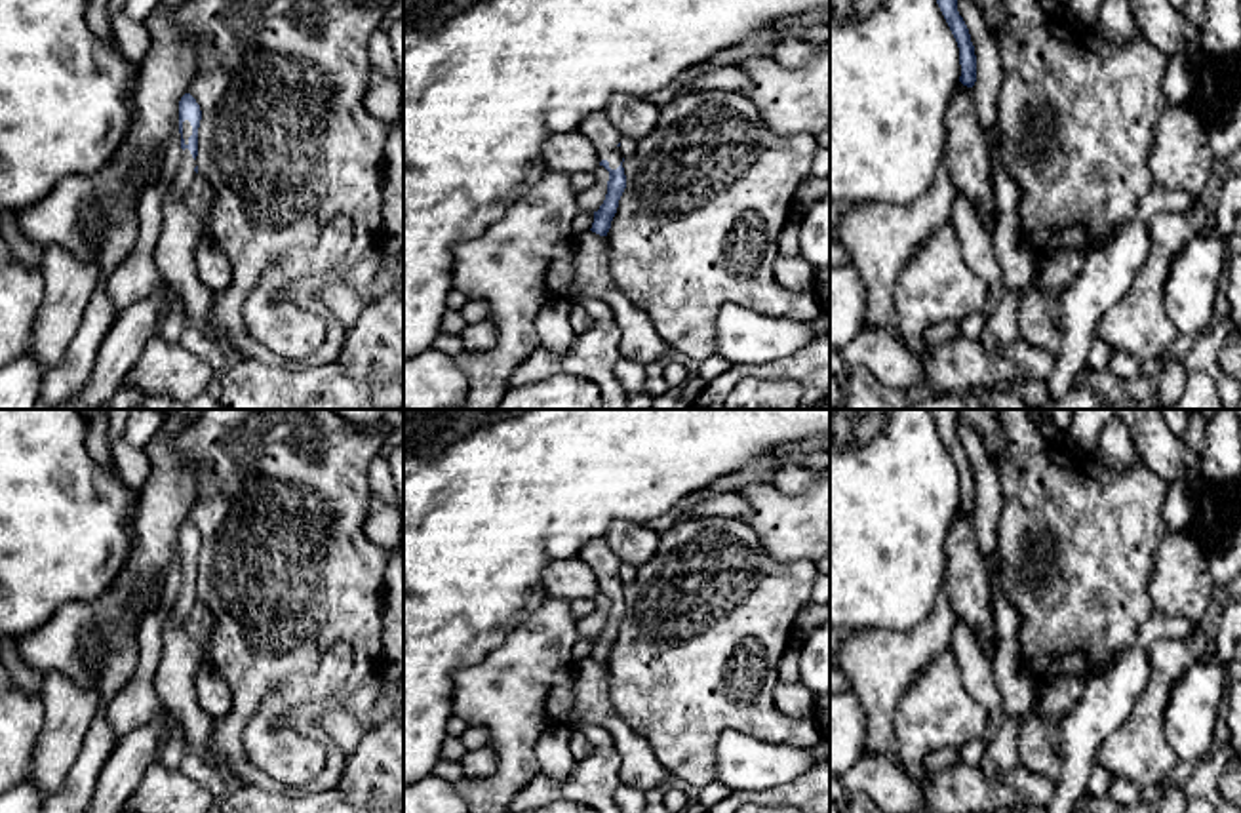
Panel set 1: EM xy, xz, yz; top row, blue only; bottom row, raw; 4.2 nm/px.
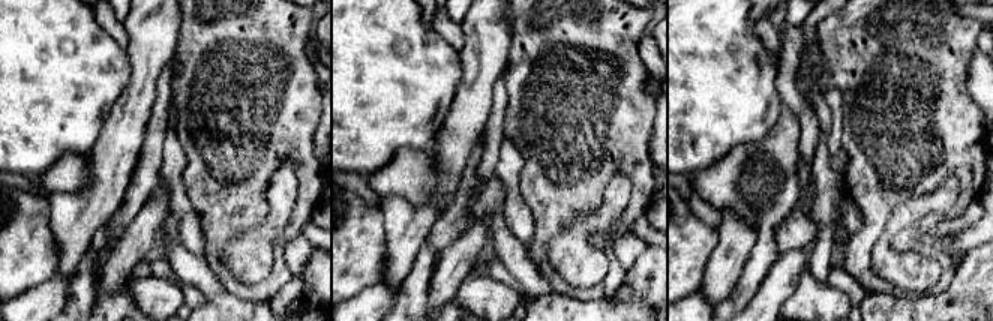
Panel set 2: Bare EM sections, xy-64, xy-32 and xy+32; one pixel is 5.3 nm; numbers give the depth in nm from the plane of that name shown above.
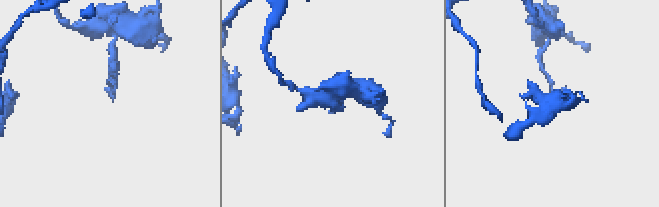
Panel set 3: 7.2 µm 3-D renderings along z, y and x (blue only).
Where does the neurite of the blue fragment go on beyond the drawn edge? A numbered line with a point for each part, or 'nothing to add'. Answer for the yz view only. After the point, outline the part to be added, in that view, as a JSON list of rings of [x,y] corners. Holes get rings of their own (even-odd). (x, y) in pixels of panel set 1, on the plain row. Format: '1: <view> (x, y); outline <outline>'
nothing to add

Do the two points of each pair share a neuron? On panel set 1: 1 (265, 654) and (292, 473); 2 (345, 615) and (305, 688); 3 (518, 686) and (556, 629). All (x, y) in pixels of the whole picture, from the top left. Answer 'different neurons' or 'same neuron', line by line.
1: same neuron
2: different neurons
3: same neuron

